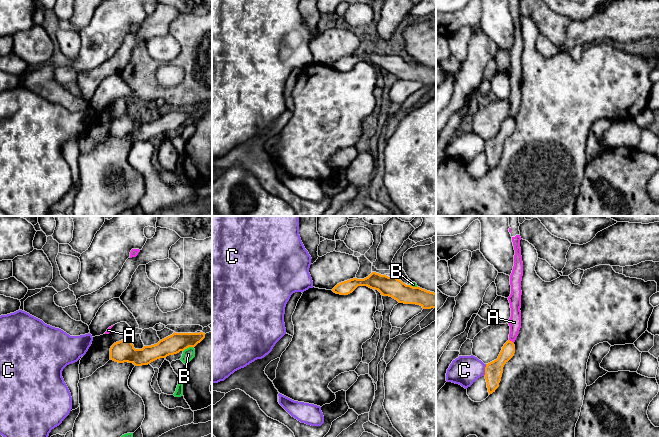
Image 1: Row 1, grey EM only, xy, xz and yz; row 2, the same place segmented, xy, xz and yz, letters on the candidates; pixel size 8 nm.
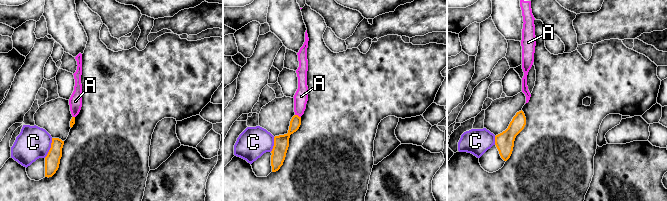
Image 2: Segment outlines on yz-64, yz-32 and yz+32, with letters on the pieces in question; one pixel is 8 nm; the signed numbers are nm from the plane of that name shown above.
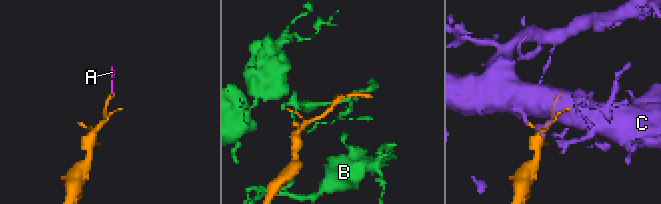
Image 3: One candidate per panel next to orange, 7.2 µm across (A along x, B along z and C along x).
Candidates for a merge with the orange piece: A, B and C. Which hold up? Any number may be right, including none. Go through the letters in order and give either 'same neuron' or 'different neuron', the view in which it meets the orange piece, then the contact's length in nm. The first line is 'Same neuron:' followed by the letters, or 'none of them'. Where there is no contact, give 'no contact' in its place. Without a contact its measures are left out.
Same neuron: none of them
A: different neuron; meets orange in yz; contact 50 nm long
B: different neuron; meets orange in xy; contact 90 nm long
C: different neuron; meets orange in yz; contact 100 nm long

